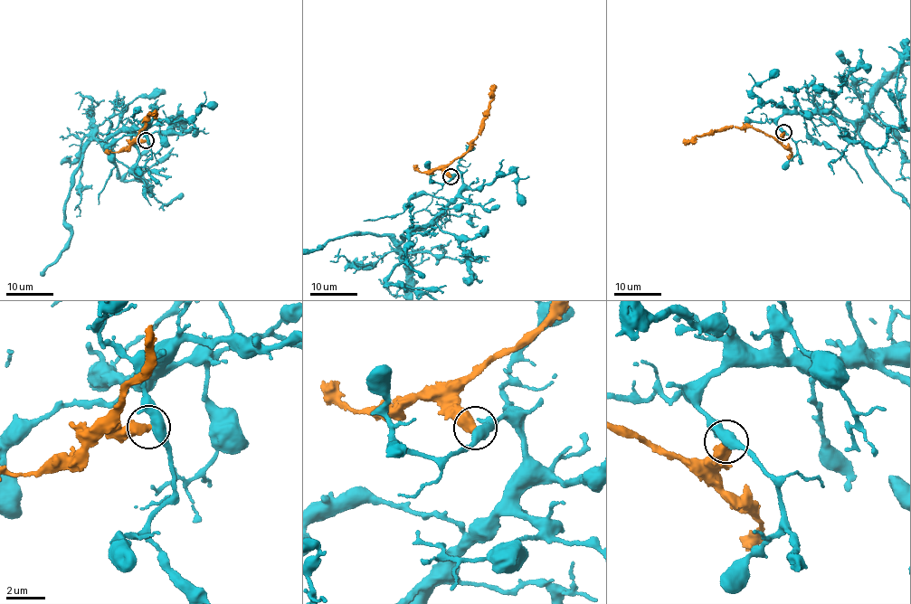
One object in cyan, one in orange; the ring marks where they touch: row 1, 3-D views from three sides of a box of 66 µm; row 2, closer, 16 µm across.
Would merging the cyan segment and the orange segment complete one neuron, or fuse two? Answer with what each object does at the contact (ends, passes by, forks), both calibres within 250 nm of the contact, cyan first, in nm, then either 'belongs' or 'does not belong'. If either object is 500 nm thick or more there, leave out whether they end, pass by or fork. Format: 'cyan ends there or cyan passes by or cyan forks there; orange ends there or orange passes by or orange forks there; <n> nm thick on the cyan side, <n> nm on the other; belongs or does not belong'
500 nm thick on the cyan side, 550 nm on the other; does not belong

